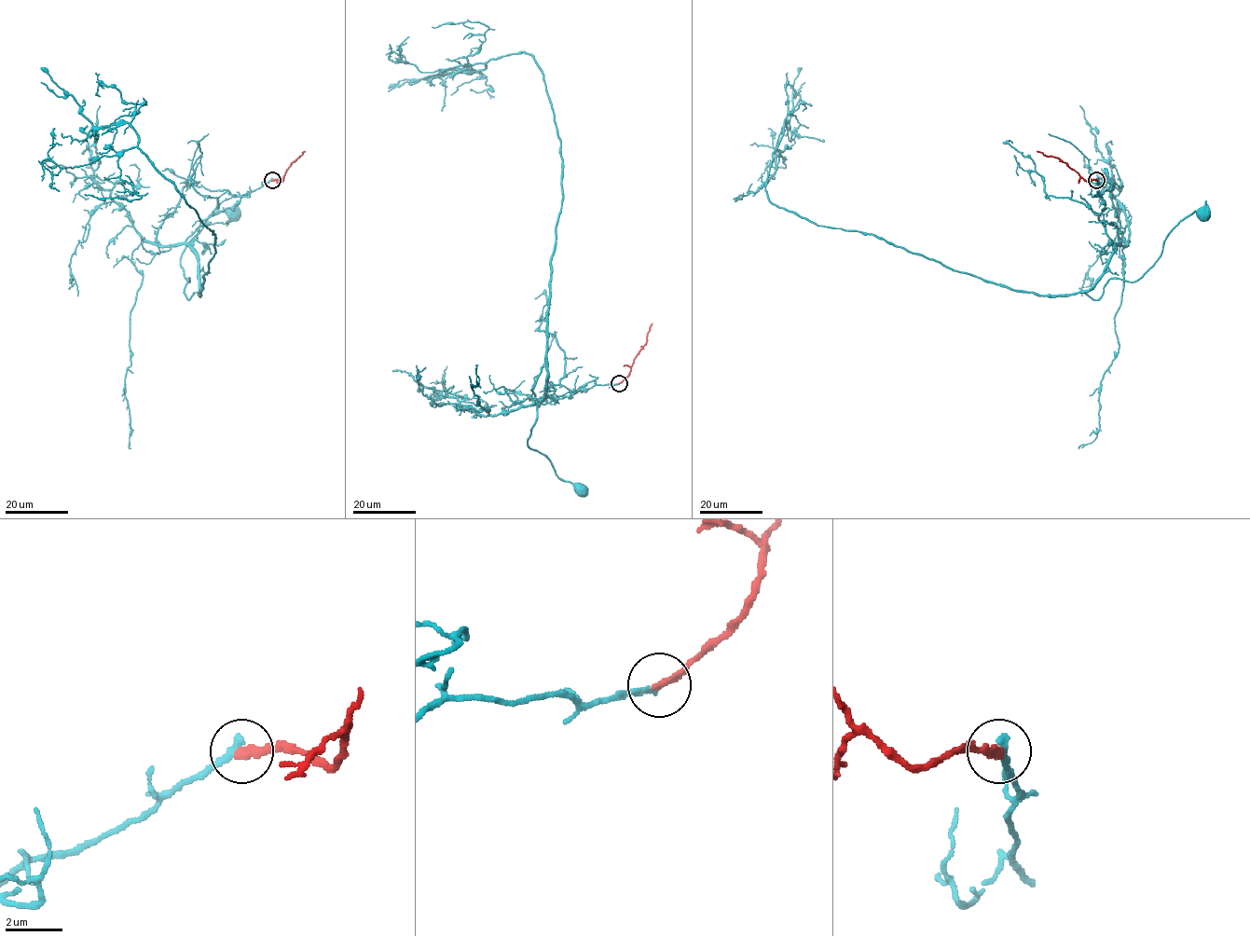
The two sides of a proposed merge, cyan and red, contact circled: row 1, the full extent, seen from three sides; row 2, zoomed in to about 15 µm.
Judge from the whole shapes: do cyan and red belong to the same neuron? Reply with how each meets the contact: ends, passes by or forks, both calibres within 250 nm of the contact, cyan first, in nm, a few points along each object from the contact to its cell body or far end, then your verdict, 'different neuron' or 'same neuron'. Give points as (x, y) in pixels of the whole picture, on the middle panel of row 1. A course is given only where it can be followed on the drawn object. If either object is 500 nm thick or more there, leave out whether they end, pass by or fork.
cyan ends there; red ends there; 280 nm thick on the cyan side, 280 nm on the other; cyan runs (618, 384), (581, 391), (552, 384), (540, 400), (544, 366), (531, 389), (537, 420), (528, 445), (581, 489); red runs (619, 383), (629, 373), (634, 357), (645, 343), (652, 323); different neuron

